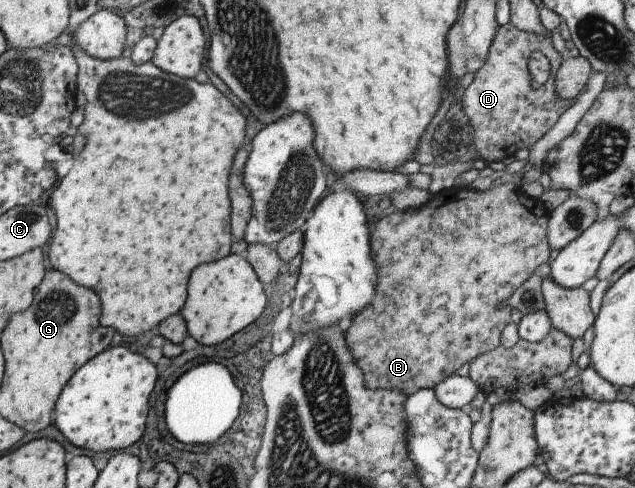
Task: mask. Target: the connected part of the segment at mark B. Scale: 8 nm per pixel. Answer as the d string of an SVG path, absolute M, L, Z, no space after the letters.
M506 182L491 186L486 190L467 188L440 188L440 191L432 196L419 208L392 211L384 215L375 230L369 236L369 248L371 256L375 259L376 283L375 292L369 304L348 323L345 331L345 341L354 357L354 361L363 373L363 384L371 390L383 390L398 388L406 396L413 394L418 389L433 388L446 376L456 371L458 367L470 362L476 356L482 355L500 345L499 335L504 326L510 322L510 310L507 299L534 273L538 265L542 265L548 259L551 249L547 242L548 210L538 199L529 198L523 191L522 185Z

